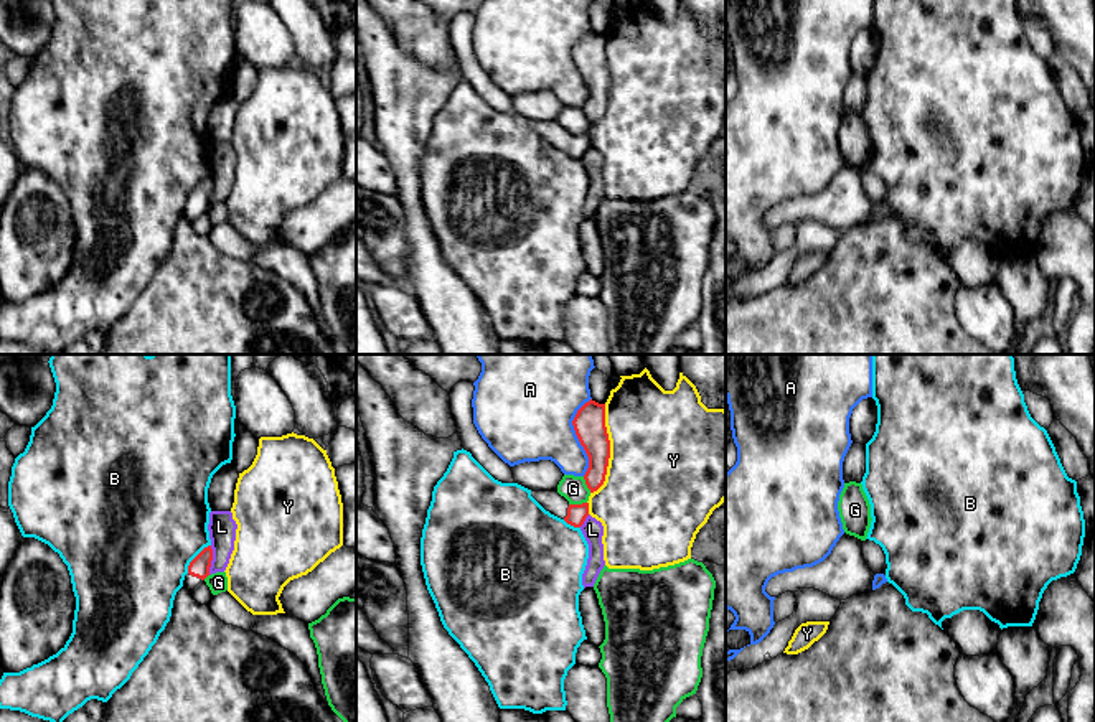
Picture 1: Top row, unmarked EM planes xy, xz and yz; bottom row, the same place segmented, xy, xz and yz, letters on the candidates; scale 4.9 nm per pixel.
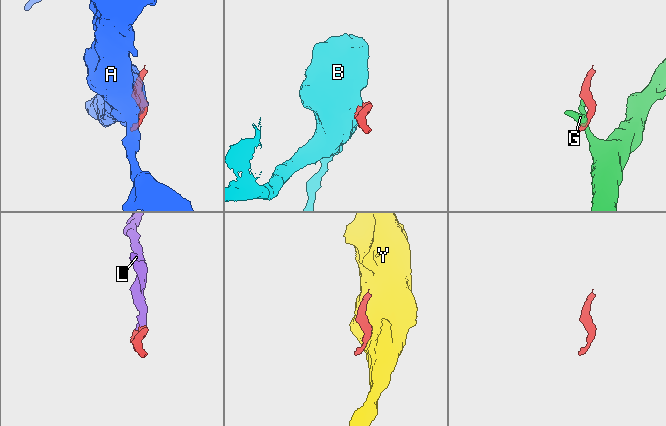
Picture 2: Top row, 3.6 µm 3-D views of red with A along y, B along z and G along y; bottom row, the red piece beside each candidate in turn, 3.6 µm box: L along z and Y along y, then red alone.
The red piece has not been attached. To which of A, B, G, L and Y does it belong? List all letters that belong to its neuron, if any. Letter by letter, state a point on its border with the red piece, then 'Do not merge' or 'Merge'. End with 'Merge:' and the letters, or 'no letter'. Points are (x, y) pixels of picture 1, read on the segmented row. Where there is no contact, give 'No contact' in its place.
A: Touches red at xz (578, 437). Do not merge
B: Touches red at xy (195, 557). Do not merge
G: Touches red at xz (578, 505). Do not merge
L: Touches red at xy (211, 559). Do not merge
Y: Touches red at xz (609, 450). Do not merge
Merge: no letter

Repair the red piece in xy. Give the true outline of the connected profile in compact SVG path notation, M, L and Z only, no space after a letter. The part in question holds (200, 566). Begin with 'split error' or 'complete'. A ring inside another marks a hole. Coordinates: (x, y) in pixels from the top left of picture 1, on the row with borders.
split error | M211 546L204 547L188 565L188 574L185 575L183 585L193 590L201 580L209 575L209 567L213 560Z

